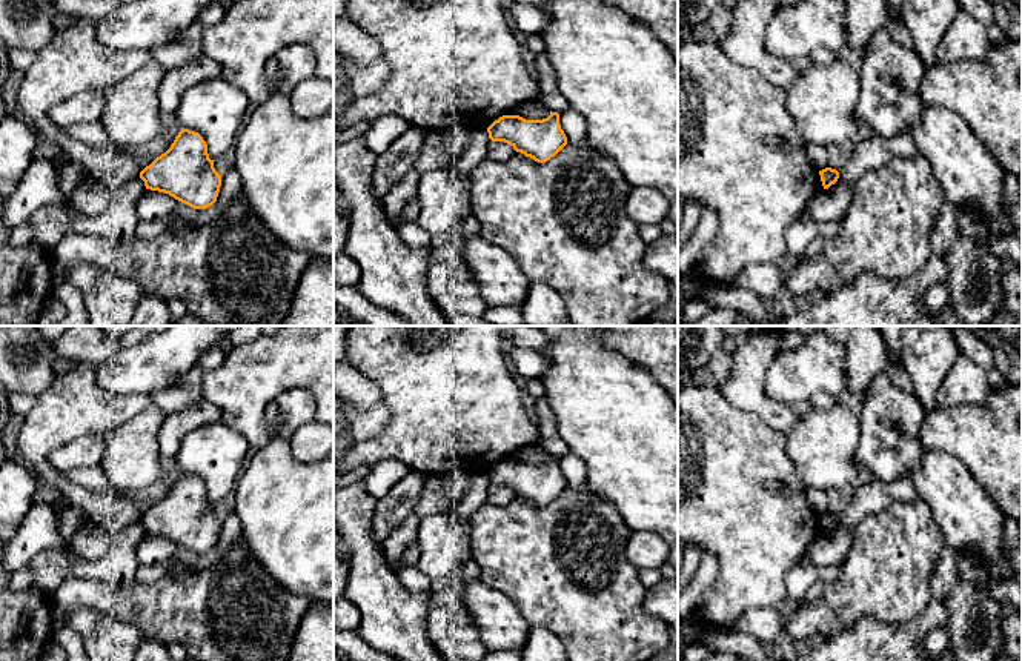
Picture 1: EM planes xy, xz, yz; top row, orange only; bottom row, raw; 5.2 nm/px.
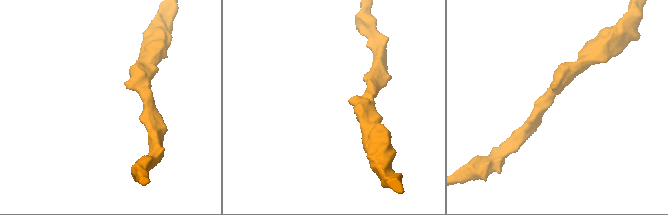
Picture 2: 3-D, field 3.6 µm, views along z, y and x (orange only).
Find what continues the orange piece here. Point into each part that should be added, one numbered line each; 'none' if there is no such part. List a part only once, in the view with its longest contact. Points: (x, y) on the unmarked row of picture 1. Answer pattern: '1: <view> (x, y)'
none

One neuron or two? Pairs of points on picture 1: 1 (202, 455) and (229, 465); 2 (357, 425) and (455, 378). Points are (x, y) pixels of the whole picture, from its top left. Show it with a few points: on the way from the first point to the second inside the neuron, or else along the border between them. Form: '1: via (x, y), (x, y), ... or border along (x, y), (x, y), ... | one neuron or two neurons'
1: via (208, 455), (220, 455), (223, 458) | one neuron
2: border along (383, 401), (389, 421), (368, 440) | two neurons

